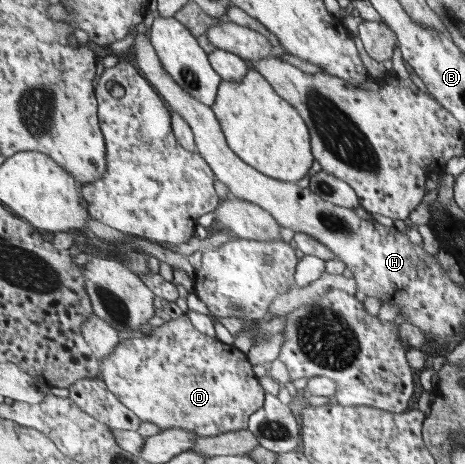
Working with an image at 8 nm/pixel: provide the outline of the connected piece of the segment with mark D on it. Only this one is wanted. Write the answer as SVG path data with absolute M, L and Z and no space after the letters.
M186 313L163 326L153 327L150 334L129 339L122 337L115 352L102 361L101 379L142 422L155 423L161 430L180 428L199 436L213 437L248 430L251 416L265 405L266 391L251 365L247 353L197 330Z

